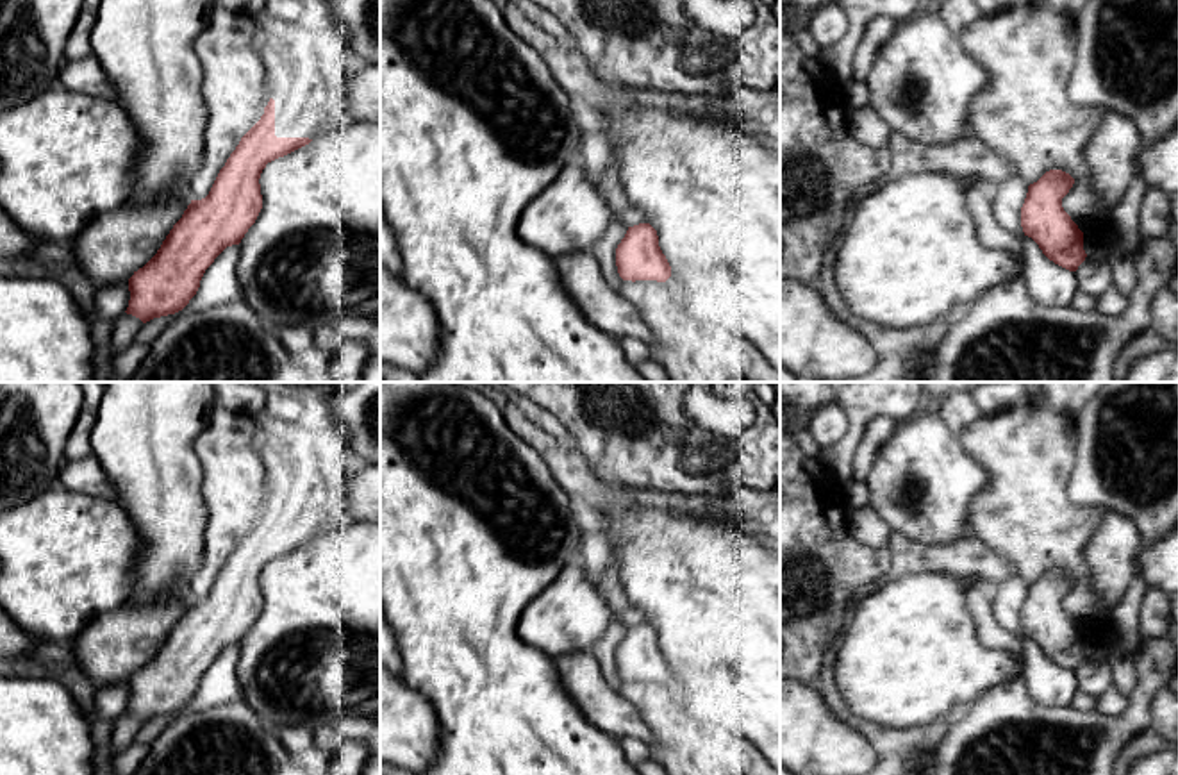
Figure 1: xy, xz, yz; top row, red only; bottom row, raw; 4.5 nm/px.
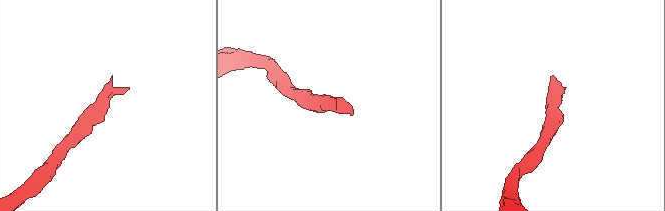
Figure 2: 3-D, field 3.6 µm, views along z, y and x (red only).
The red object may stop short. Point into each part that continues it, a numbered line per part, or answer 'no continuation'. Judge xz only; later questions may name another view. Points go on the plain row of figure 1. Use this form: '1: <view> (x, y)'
1: xz (716, 731)

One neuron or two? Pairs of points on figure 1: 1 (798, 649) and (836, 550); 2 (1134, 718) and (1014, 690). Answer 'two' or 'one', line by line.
1: one
2: one

